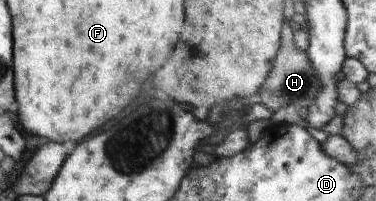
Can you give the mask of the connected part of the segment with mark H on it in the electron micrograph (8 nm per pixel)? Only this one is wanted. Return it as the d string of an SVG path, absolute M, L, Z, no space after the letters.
M287 21L283 25L283 29L281 29L281 43L275 56L273 69L269 71L265 83L261 85L261 91L258 91L261 96L261 104L277 115L279 115L279 109L282 107L293 106L297 109L311 107L315 97L317 97L317 93L321 91L321 79L315 73L315 69L313 69L313 65L311 65L311 61L307 57L307 51L295 47L293 33L294 31L291 29L289 21Z

